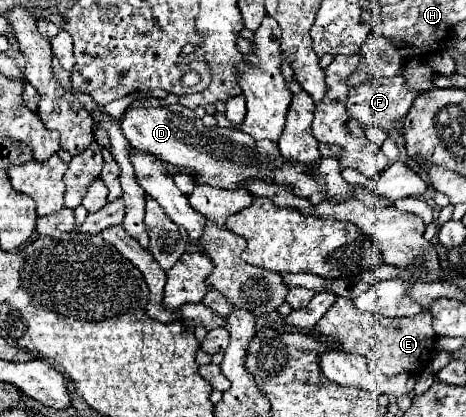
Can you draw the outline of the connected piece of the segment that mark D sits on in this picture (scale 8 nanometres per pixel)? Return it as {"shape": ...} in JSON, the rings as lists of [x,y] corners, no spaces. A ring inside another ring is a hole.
{"shape":[[[135,93],[129,107],[121,117],[121,129],[125,139],[135,151],[145,151],[161,157],[167,163],[181,165],[197,175],[197,183],[215,185],[221,189],[237,189],[237,185],[249,177],[265,181],[277,181],[295,187],[293,191],[309,201],[319,203],[321,199],[337,199],[349,195],[349,183],[341,177],[337,159],[321,159],[313,167],[297,167],[297,163],[285,163],[277,151],[277,143],[255,141],[237,129],[205,127],[203,121],[187,107],[179,105],[179,113],[171,111],[159,97],[147,93]]]}

